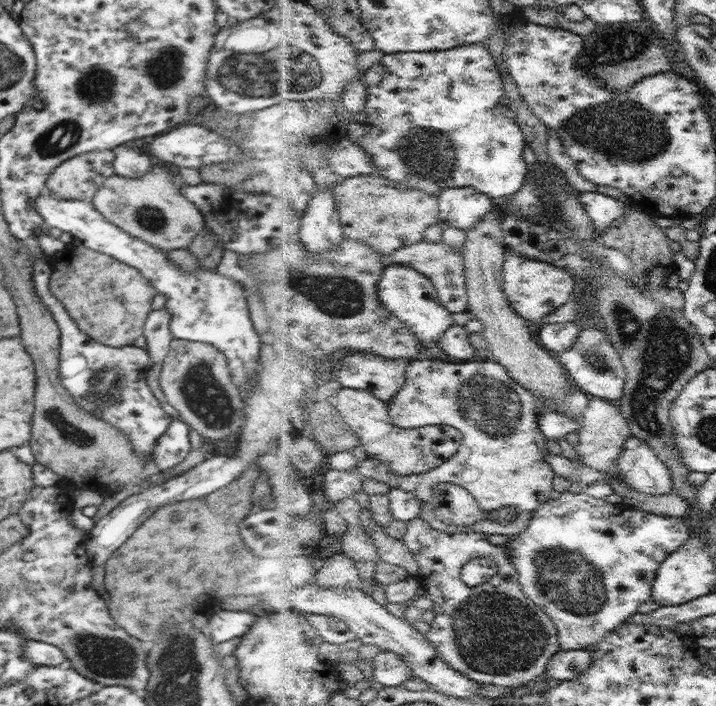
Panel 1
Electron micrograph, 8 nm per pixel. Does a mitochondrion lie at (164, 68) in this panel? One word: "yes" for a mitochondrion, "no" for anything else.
yes

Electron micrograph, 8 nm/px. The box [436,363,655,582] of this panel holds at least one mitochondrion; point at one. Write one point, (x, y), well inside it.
(488, 405)

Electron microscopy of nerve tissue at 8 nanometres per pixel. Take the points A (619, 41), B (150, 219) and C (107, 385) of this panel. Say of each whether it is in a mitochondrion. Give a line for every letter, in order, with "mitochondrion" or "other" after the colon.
A: mitochondrion
B: mitochondrion
C: mitochondrion

